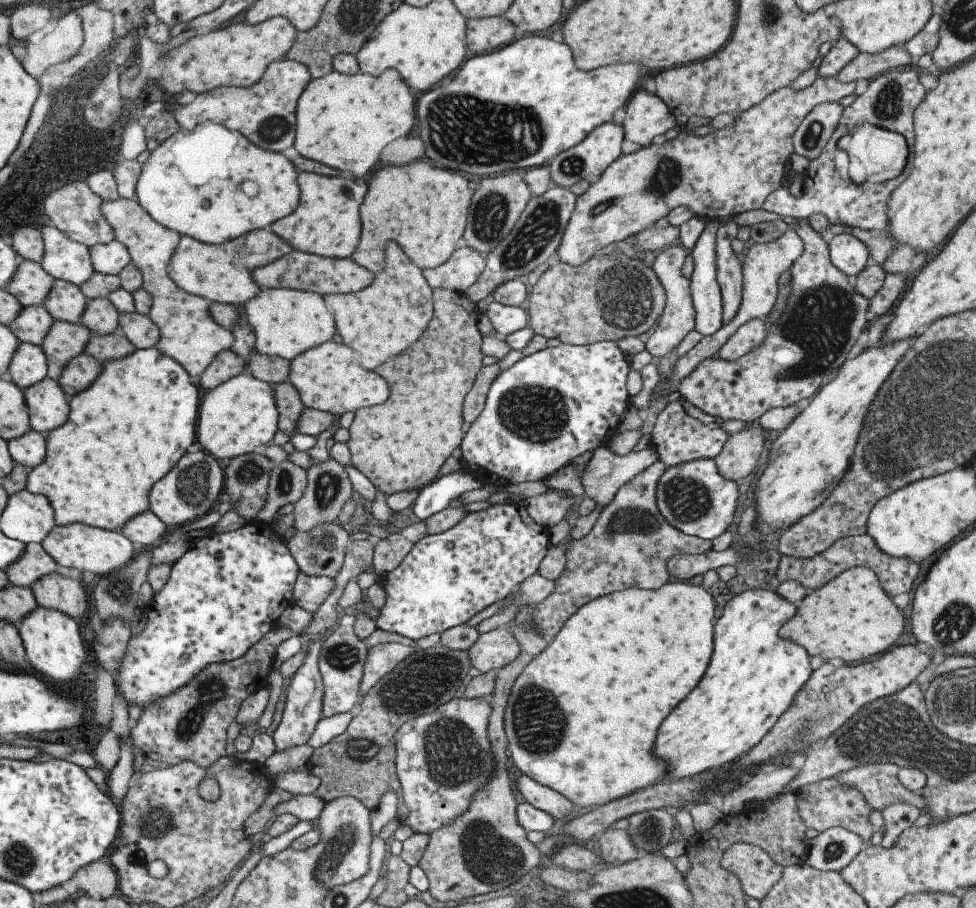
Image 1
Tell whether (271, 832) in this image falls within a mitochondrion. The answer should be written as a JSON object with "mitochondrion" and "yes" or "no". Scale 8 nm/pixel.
{"mitochondrion":"no"}

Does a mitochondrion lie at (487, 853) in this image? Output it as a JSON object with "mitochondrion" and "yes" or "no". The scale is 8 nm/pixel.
{"mitochondrion":"yes"}

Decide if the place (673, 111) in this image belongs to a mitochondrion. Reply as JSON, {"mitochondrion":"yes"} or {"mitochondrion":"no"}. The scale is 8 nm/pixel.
{"mitochondrion":"no"}

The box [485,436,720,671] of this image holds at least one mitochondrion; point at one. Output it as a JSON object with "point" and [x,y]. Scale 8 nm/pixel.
{"point":[685,499]}

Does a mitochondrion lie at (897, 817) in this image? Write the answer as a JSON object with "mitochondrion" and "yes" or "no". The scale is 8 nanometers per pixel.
{"mitochondrion":"no"}

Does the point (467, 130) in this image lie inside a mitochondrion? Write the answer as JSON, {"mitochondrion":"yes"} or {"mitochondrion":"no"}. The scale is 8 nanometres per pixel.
{"mitochondrion":"yes"}

